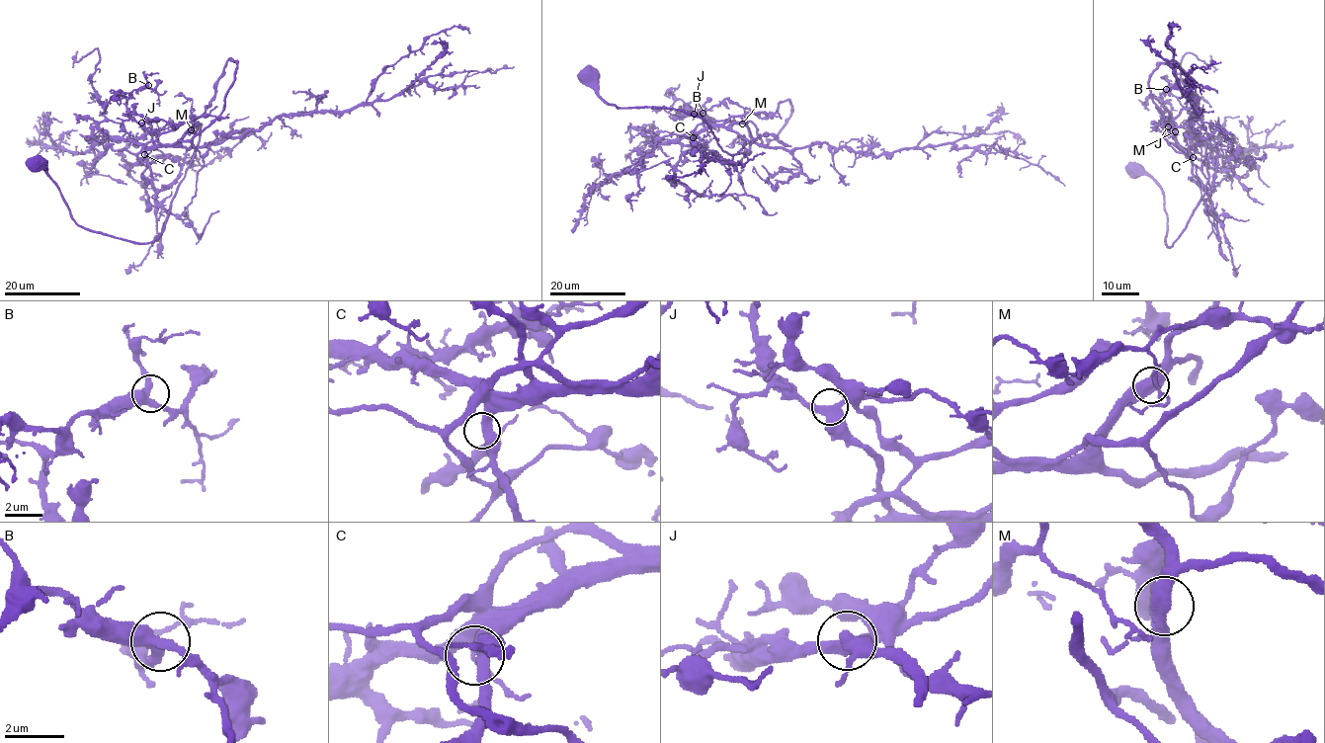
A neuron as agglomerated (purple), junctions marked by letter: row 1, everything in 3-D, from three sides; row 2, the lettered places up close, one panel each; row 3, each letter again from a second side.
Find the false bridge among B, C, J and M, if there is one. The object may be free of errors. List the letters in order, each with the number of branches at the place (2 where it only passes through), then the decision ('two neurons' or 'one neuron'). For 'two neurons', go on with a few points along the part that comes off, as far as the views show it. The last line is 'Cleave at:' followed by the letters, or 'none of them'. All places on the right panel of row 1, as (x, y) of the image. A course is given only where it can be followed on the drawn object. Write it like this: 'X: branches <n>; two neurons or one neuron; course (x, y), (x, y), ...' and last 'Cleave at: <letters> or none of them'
B: branches 3; one neuron
C: branches 3; one neuron
J: branches 3; one neuron
M: branches 3; one neuron
Cleave at: none of them

